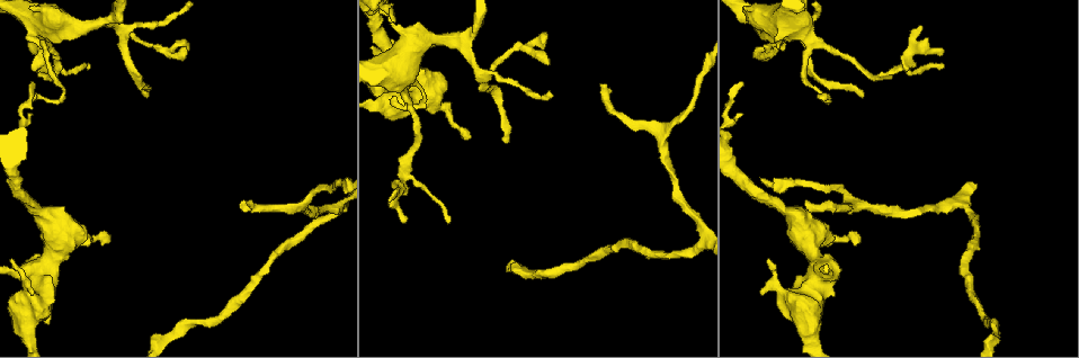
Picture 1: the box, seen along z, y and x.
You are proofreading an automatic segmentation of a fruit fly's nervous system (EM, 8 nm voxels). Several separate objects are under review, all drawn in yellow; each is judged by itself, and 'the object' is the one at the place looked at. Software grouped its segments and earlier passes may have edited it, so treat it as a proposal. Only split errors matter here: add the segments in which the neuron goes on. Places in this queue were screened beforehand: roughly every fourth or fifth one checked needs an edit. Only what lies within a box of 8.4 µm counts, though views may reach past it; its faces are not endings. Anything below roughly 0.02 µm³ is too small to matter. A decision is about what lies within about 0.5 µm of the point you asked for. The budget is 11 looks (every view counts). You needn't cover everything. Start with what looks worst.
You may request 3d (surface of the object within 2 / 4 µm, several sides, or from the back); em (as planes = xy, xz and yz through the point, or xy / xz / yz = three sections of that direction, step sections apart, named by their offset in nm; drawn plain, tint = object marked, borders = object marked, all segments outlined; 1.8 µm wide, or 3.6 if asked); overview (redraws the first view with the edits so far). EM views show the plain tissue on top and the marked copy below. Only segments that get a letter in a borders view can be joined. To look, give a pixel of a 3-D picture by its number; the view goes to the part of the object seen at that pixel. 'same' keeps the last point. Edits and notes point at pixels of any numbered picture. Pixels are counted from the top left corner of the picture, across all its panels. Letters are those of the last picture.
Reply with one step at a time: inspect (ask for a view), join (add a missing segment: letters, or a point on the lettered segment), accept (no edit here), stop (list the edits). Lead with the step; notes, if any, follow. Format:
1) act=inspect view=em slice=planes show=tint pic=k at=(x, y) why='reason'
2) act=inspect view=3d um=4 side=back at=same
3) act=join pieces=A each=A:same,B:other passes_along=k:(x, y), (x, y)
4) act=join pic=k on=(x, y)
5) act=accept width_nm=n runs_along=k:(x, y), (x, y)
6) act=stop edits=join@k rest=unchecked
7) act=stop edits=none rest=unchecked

act=inspect view=3d um=2 pic=1 at=(805, 201) why='an open end'

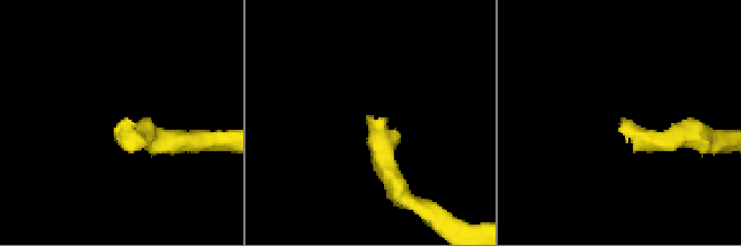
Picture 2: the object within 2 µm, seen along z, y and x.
act=inspect view=em slice=planes show=borders pic=2 at=(123, 122) why='need the tissue'

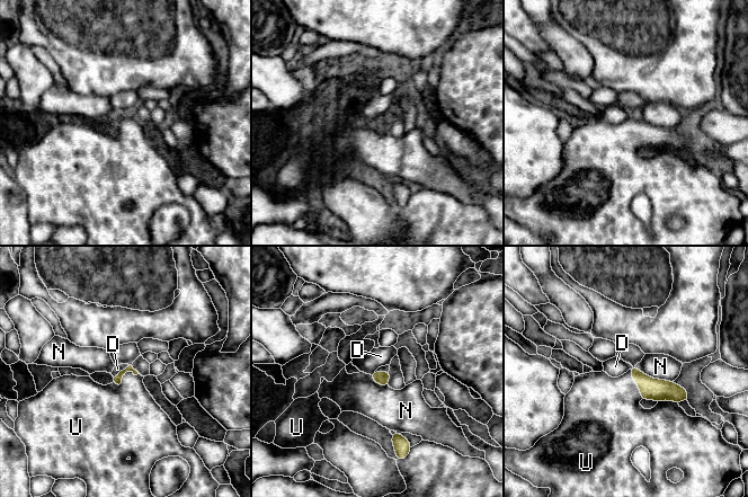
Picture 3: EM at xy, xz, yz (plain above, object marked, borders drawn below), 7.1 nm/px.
act=join pieces=U each=D:other,N:other,U:same passes_along=3:(119, 376), (124, 374), (127, 409) found='the neuron continues'

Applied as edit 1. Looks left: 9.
act=inspect view=em slice=planes show=tint pic=1 at=(770, 46) why='thin neck'

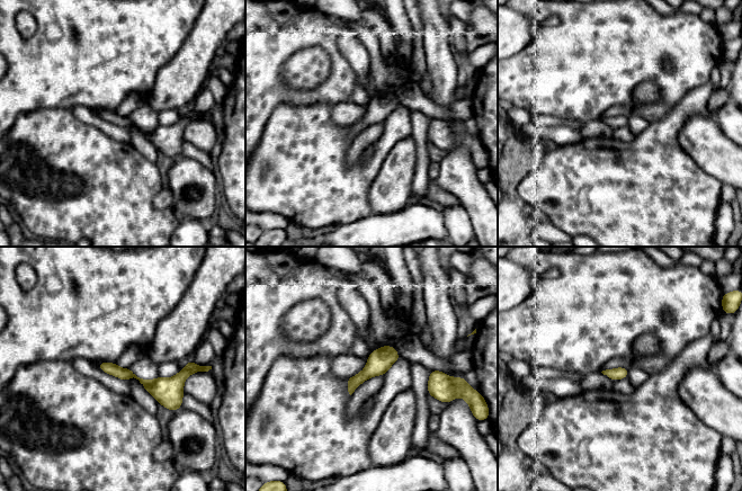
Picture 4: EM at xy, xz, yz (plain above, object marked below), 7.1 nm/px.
act=inspect view=em slice=planes show=borders at=same why='what lies round it'

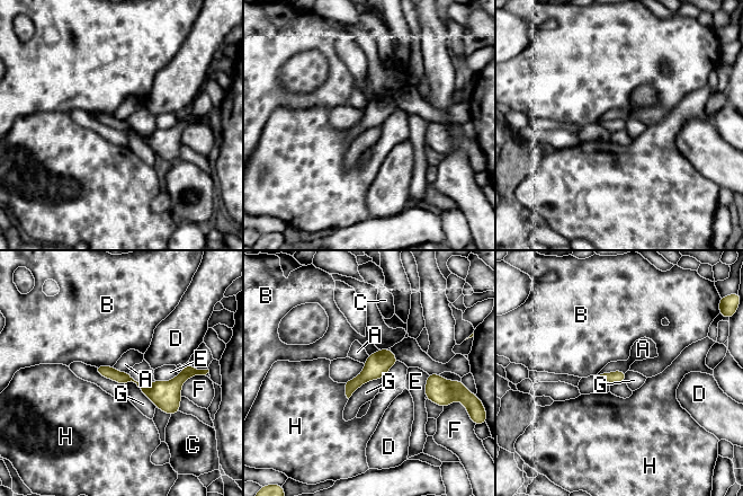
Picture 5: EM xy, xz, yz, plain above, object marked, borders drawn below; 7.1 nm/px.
act=accept width_nm=90 each=A:other,B:other,C:other,D:other,E:other,F:other,G:other,H:other border=5:(125, 383), (134, 382), (155, 407) found='no lettered segment goes on from it'

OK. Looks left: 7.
act=inspect view=em um=3.6 slice=xz step=16 show=borders pic=1 at=(146, 97) why='branch stops here'

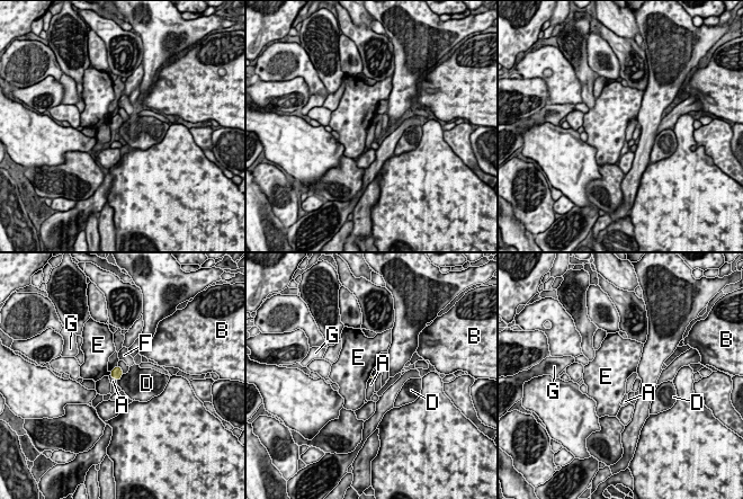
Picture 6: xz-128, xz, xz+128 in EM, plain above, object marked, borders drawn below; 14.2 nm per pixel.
act=inspect view=em um=3.6 slice=planes show=borders at=same why='cut it another way'

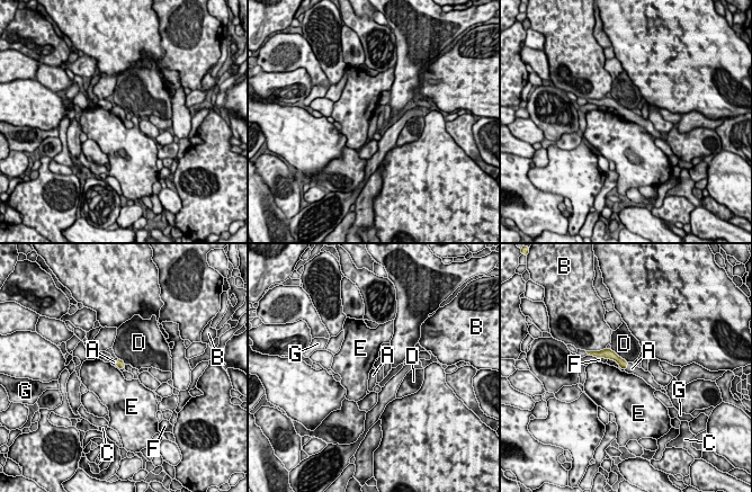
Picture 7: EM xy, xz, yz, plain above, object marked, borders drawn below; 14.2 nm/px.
act=join pieces=A each=A:same,B:other,C:other,D:other,E:other,F:other,G:other passes_along=7:(121, 365), (116, 366), (114, 361) found='the neuron continues'

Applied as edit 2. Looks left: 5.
act=inspect view=overview why='see it whole again'

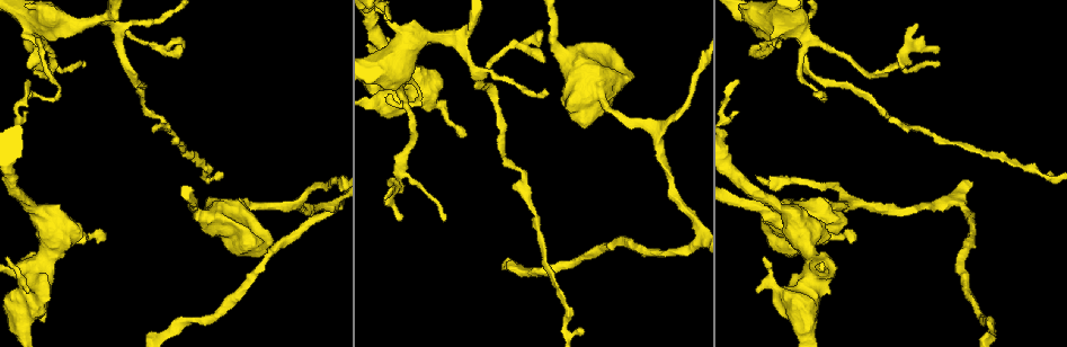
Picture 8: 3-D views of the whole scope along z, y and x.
act=inspect view=3d um=4 side=back pic=8 at=(914, 46) why='calibre changes'

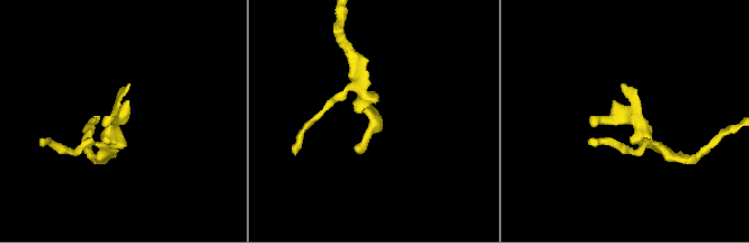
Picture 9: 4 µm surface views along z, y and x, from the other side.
act=inspect view=em slice=xy step=4 show=borders pic=9 at=(120, 117)

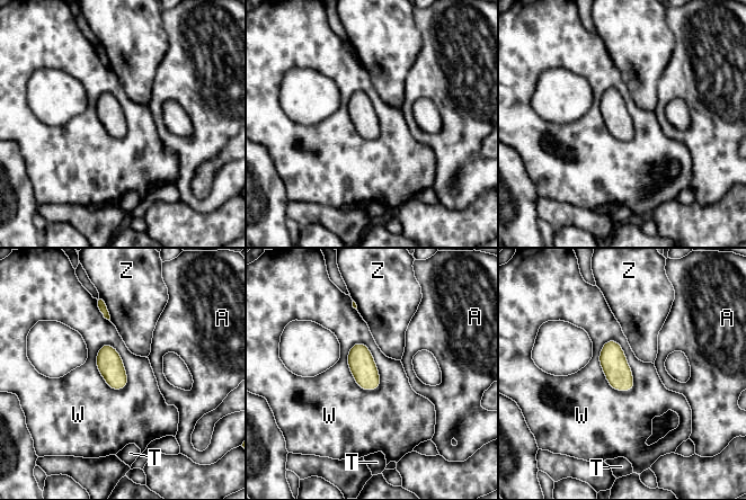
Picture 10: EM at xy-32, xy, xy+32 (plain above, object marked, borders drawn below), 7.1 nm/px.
act=inspect view=em slice=xz step=8 show=borders at=same why='another direction'

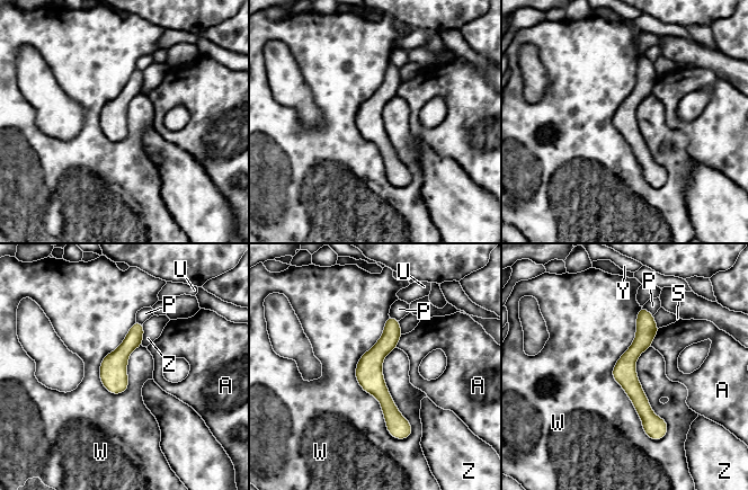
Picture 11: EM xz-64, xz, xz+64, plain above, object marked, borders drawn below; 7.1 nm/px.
act=accept each=A:other,P:other,S:other,U:other,W:other,Y:other,Z:other runs_along=11:(641, 311), (629, 381), (652, 431) found='none of them fits'

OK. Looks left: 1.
act=stop edits=join@3,join@7 rest=unchecked

